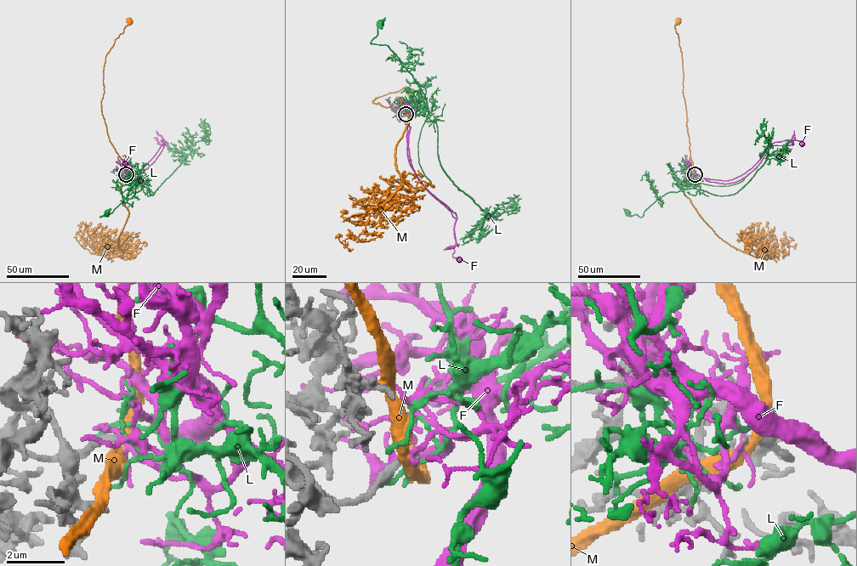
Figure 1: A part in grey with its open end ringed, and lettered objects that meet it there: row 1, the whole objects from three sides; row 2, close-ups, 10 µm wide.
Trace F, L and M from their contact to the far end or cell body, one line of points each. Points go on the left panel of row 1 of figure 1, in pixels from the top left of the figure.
F: (126, 174), (129, 177), (130, 173), (127, 180), (156, 154), (163, 143), (161, 140), (165, 144)
L: (124, 174), (131, 175), (142, 188), (129, 194), (111, 212), (100, 217), (106, 216), (107, 212)
M: (126, 174), (125, 164), (110, 141), (101, 100), (106, 54), (129, 21)

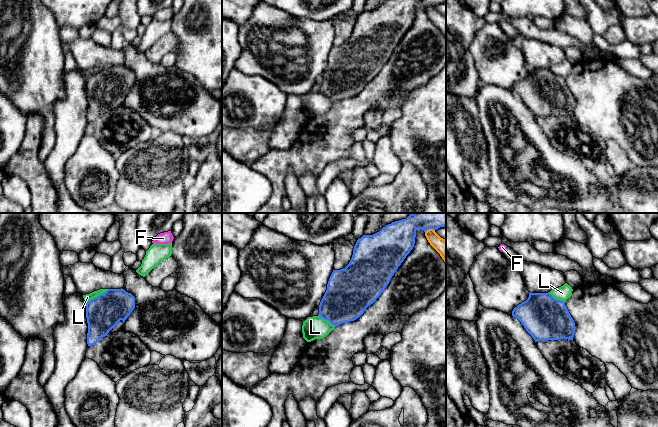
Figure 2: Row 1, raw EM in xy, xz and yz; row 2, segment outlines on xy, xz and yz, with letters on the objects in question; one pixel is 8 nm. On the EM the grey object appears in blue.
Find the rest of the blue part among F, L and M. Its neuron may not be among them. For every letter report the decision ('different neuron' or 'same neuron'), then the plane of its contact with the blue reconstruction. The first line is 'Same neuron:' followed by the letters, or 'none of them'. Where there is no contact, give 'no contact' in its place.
Same neuron: none of them
F: different neuron; no contact
L: different neuron; meets blue in xy
M: different neuron; meets blue in xz

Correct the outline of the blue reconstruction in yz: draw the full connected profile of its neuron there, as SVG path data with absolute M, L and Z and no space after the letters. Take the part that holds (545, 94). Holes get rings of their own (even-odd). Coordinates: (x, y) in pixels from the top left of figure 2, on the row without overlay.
M529 69L526 77L512 87L536 117L573 116L575 98L564 77L548 69Z

